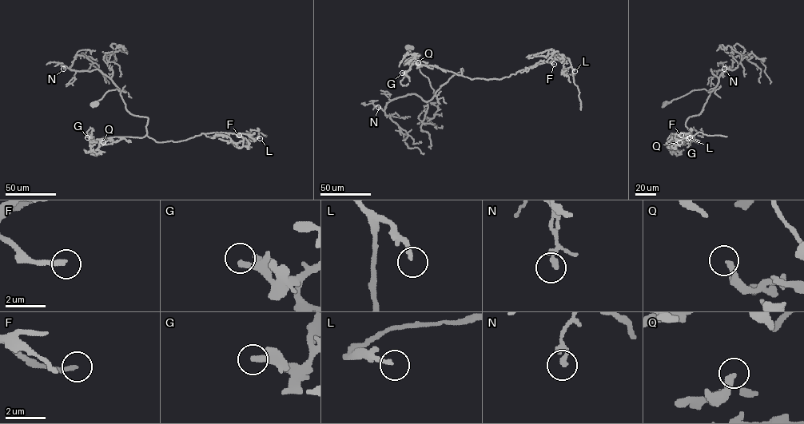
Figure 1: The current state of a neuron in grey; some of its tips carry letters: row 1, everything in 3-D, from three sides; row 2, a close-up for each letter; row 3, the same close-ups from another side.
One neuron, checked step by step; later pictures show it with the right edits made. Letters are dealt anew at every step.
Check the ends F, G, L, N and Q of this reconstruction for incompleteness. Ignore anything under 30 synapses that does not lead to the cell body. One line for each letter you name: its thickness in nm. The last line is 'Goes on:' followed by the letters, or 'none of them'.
F: 240 nm
Goes on: F

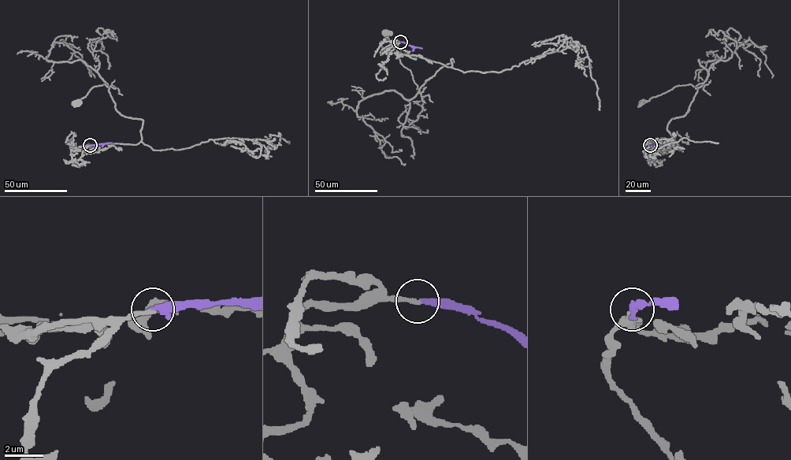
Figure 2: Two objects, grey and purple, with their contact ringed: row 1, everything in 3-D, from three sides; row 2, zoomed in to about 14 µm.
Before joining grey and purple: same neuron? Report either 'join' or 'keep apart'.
keep apart

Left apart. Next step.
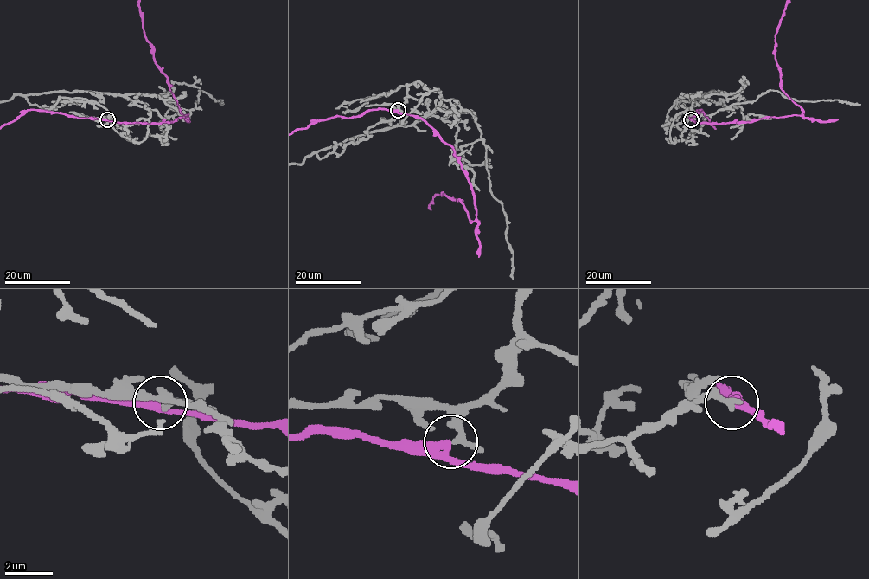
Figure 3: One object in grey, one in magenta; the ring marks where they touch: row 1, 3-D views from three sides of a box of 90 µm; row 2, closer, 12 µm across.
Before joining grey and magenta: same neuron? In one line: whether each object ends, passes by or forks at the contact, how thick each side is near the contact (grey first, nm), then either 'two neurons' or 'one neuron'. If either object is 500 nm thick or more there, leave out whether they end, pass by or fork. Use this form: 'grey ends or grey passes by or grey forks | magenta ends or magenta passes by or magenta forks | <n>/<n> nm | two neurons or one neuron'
grey passes by | magenta passes by | 240/280 nm | two neurons

